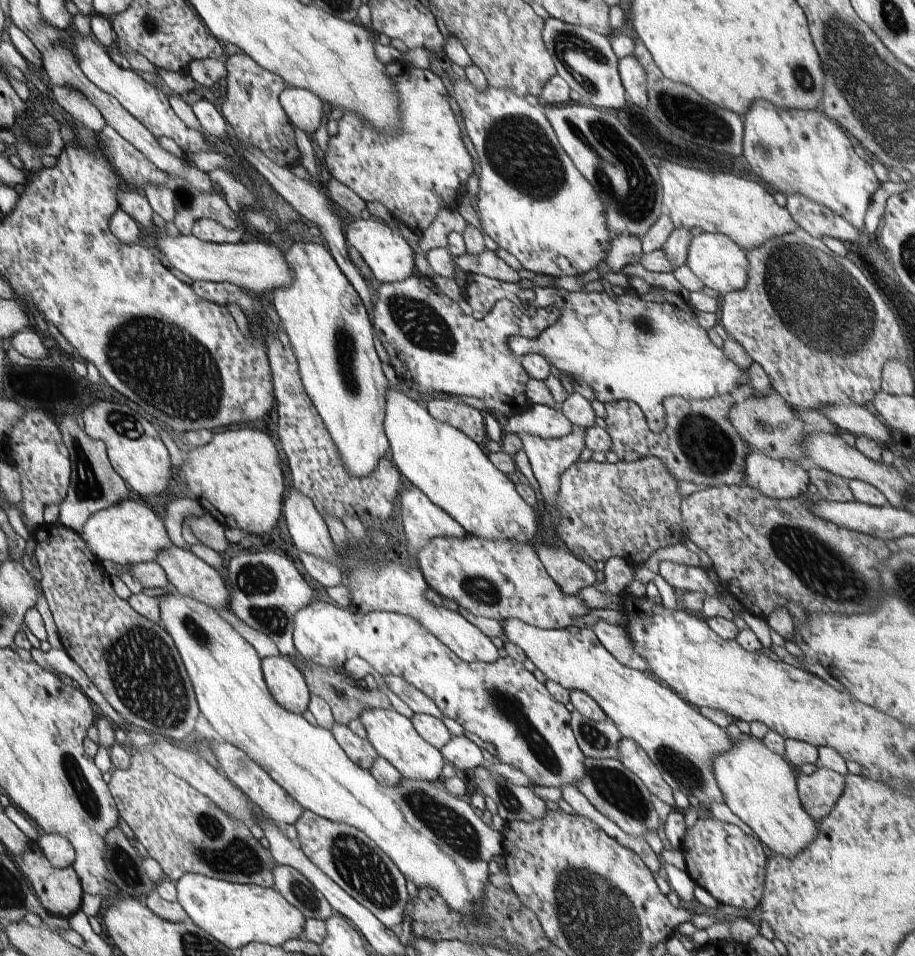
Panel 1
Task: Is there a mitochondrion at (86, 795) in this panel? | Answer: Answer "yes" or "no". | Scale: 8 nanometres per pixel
yes

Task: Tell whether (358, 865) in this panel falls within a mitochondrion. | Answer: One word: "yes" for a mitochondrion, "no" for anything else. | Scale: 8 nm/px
yes

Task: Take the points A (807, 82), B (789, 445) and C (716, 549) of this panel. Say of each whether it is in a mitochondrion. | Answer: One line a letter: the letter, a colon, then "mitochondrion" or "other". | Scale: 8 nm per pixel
A: mitochondrion
B: mitochondrion
C: other

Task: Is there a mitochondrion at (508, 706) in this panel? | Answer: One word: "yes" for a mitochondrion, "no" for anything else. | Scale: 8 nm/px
yes

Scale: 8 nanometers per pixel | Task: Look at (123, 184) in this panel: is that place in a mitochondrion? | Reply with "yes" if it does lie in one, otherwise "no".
no

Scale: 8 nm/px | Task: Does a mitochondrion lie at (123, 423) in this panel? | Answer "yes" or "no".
yes

